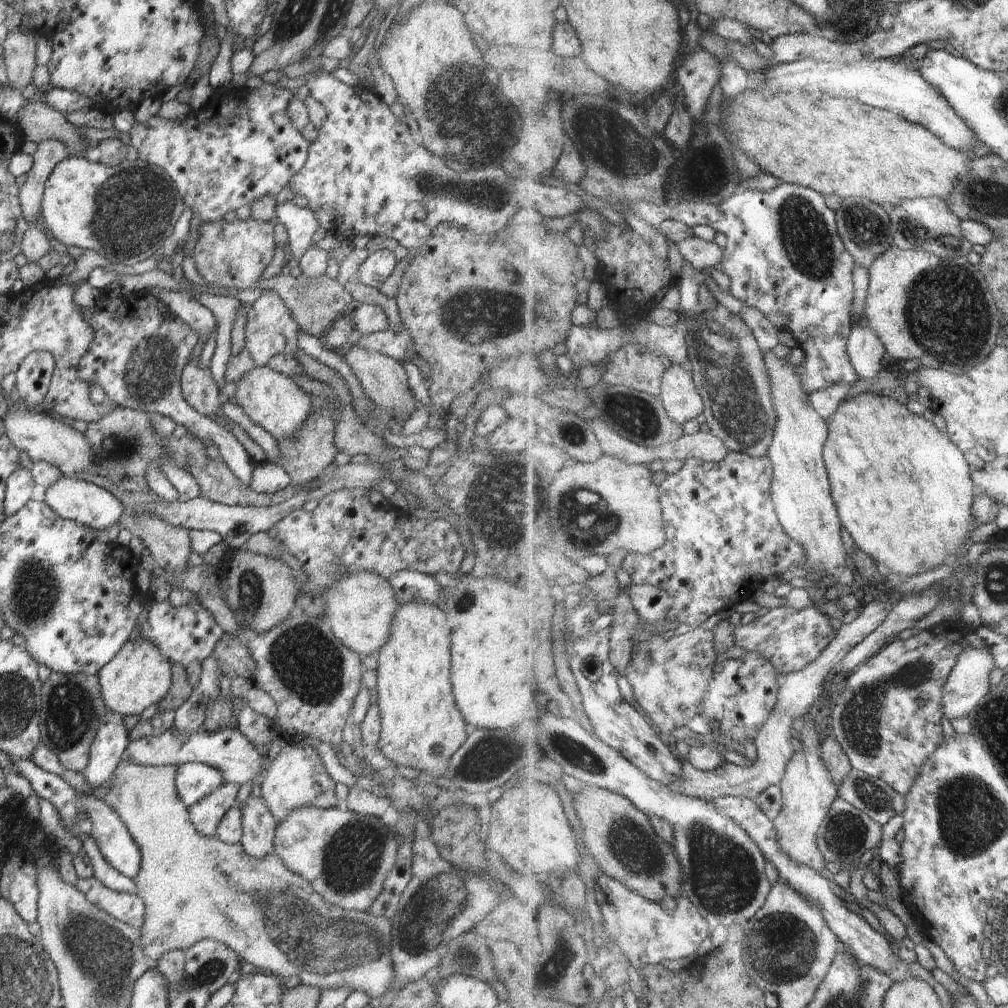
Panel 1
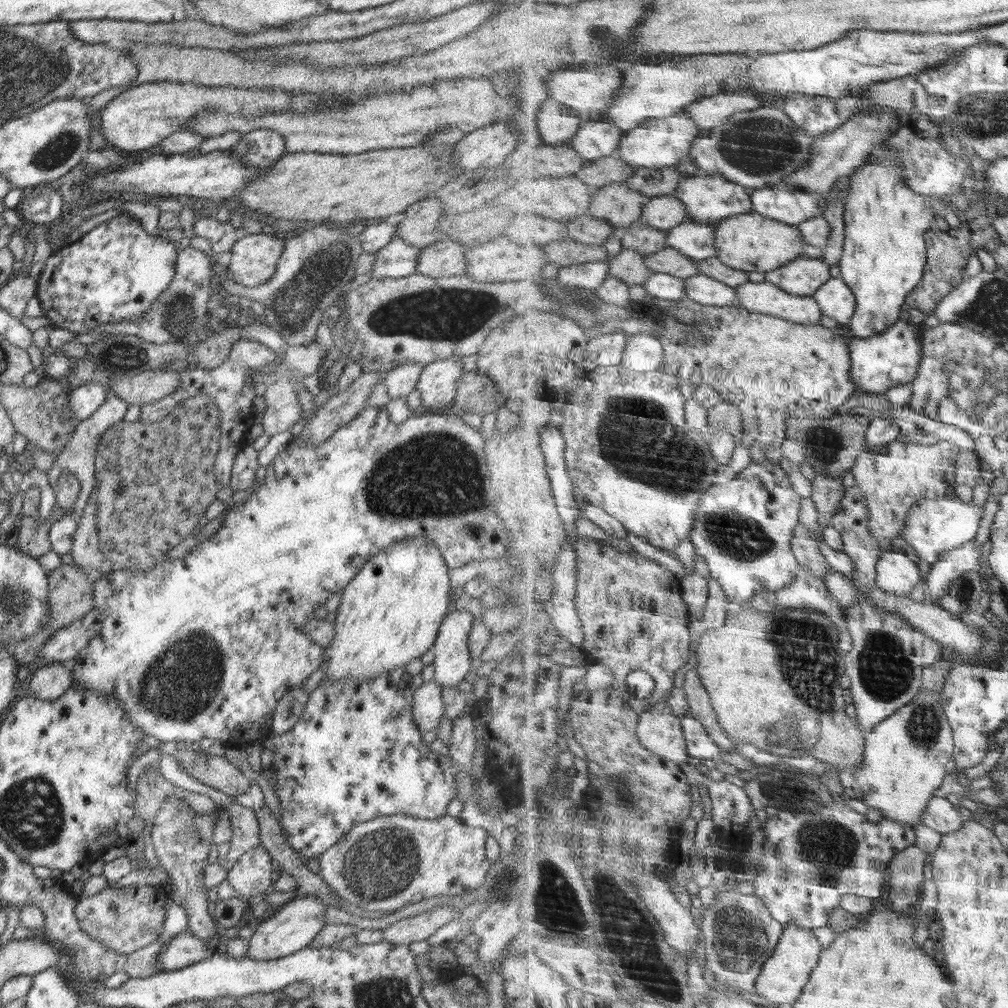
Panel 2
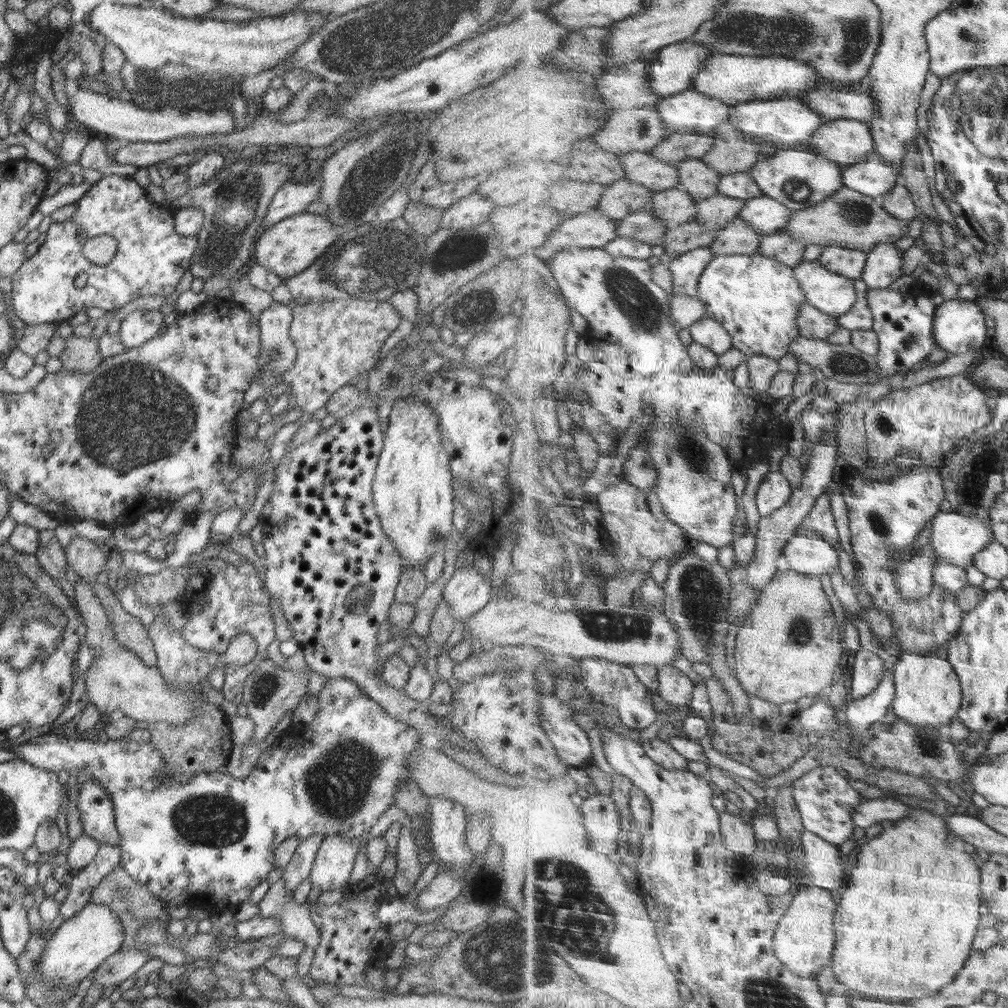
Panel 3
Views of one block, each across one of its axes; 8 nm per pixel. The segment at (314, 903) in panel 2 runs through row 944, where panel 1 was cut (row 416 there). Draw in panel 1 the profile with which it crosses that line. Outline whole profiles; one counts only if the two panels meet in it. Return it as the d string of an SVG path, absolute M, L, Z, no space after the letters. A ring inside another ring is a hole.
M256 365L235 380L234 384L236 404L248 414L252 422L262 426L275 439L291 439L292 435L297 434L301 424L305 424L314 412L310 394L298 388L290 377L272 370L268 365Z

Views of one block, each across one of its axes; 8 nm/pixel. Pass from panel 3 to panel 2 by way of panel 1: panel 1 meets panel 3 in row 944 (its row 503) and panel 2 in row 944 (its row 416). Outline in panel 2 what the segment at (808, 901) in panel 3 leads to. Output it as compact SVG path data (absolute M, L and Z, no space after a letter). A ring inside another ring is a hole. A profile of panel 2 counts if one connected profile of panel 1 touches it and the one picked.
M787 925L777 952L765 964L761 977L758 979L758 994L766 998L766 1004L768 1005L794 1005L794 1002L802 996L804 988L808 986L810 976L813 976L814 969L817 968L824 952L822 942L818 940L818 936L814 934L813 929L802 925Z

